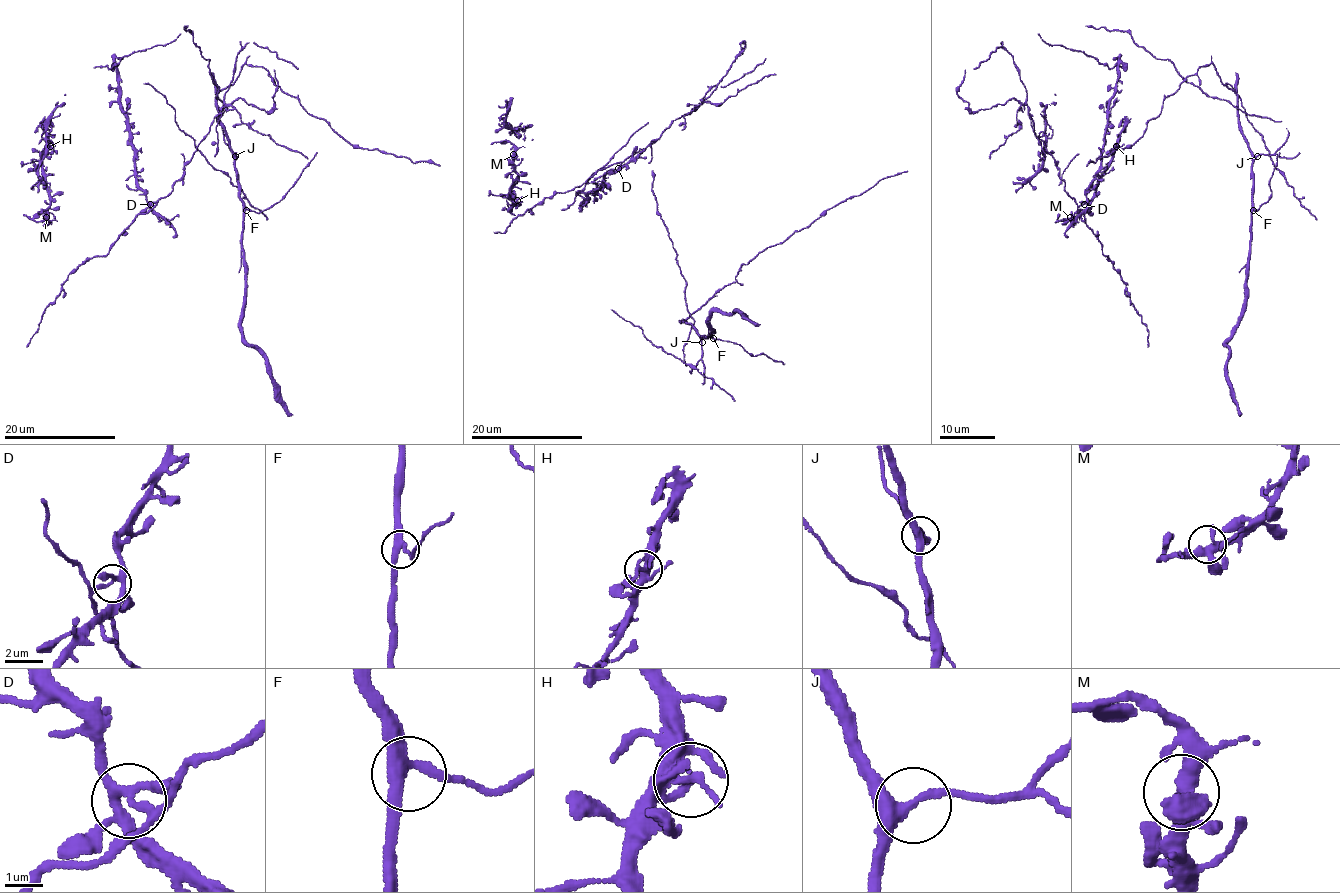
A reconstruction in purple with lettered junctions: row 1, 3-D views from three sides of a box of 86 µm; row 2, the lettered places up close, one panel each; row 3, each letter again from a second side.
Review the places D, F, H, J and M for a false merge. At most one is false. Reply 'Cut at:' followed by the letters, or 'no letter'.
Cut at: D

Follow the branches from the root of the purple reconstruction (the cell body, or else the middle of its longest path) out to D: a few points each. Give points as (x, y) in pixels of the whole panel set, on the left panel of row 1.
D: (154, 46), (132, 52), (107, 67), (112, 63), (115, 67), (133, 150), (135, 182), (150, 205)

